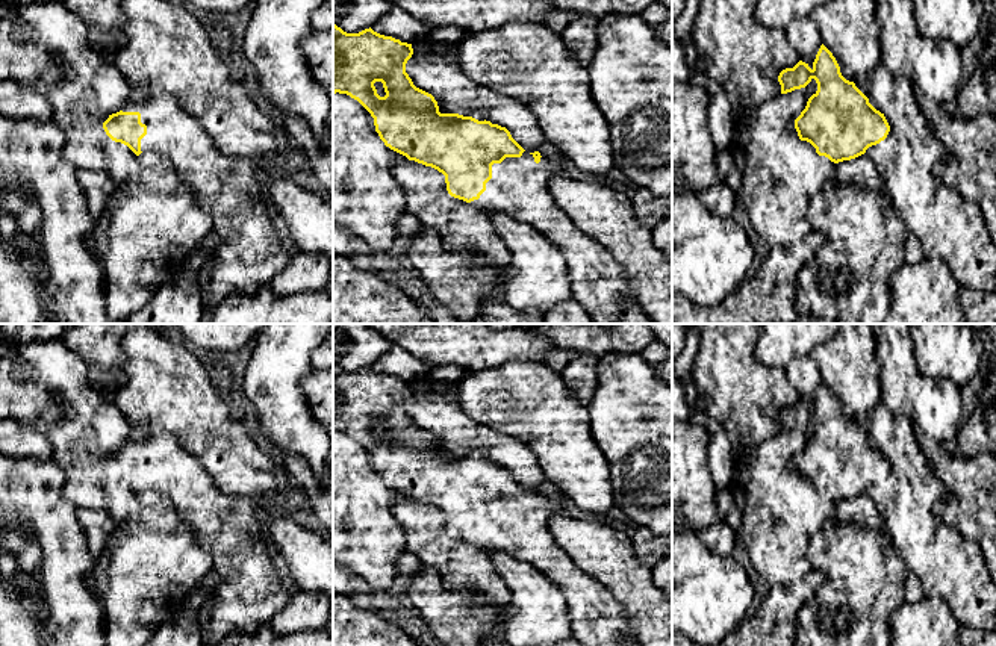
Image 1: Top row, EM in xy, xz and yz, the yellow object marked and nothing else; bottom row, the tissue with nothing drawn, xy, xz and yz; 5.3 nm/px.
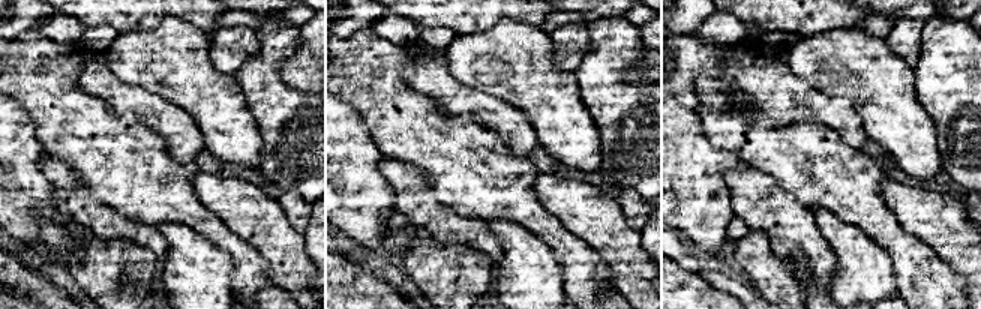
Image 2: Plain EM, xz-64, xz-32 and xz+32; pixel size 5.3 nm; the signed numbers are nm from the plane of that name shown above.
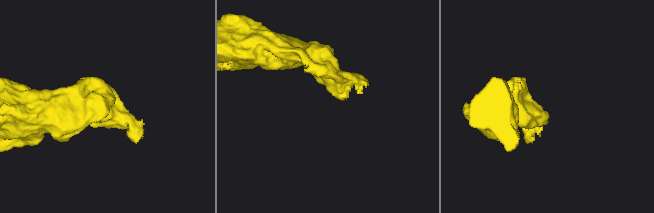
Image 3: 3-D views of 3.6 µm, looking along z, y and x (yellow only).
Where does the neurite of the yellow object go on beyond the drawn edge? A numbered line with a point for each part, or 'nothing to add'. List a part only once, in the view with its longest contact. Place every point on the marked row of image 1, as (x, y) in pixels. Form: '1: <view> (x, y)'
1: xz (518, 188)

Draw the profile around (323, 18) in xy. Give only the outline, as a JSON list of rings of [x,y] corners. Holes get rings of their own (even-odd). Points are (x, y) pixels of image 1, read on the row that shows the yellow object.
[[[324,0],[324,3],[315,11],[313,27],[316,32],[333,30],[333,0]]]

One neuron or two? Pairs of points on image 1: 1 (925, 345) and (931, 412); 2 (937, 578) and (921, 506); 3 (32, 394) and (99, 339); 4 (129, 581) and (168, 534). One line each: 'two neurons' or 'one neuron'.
1: two neurons
2: one neuron
3: two neurons
4: one neuron

